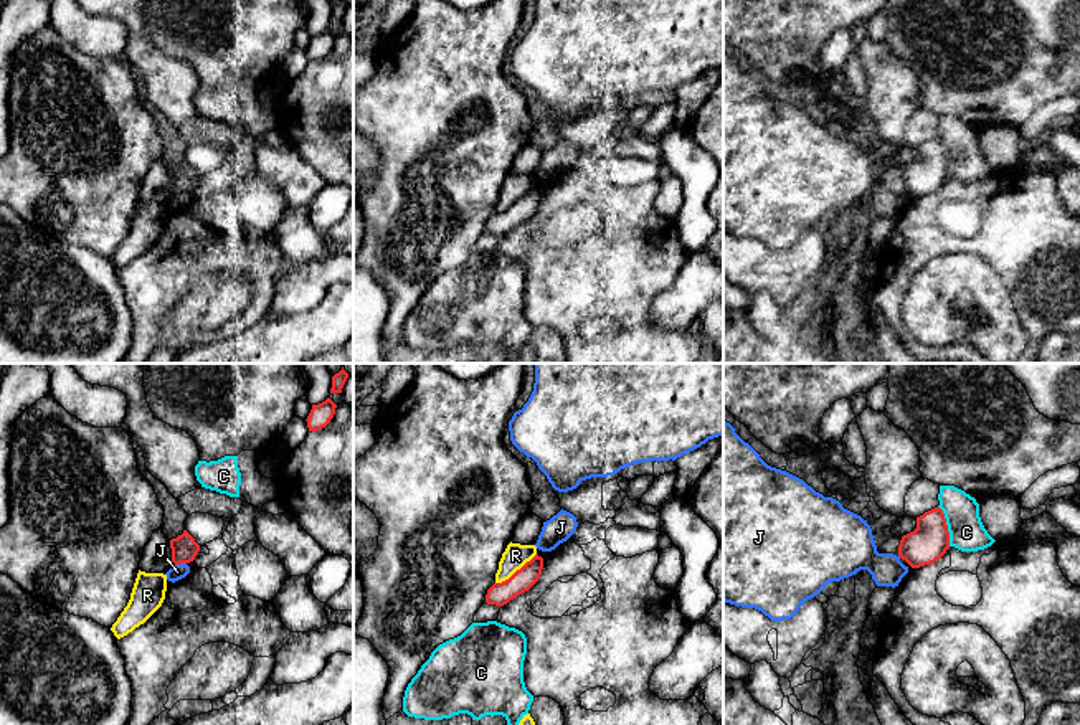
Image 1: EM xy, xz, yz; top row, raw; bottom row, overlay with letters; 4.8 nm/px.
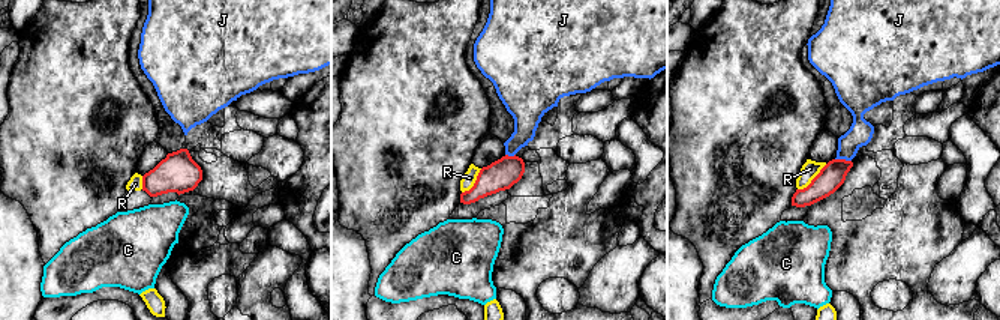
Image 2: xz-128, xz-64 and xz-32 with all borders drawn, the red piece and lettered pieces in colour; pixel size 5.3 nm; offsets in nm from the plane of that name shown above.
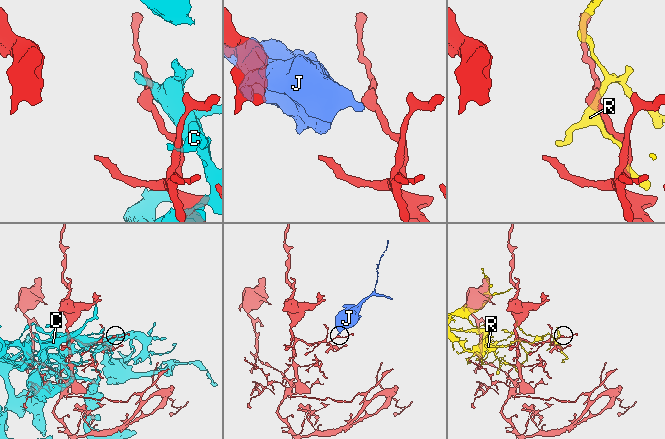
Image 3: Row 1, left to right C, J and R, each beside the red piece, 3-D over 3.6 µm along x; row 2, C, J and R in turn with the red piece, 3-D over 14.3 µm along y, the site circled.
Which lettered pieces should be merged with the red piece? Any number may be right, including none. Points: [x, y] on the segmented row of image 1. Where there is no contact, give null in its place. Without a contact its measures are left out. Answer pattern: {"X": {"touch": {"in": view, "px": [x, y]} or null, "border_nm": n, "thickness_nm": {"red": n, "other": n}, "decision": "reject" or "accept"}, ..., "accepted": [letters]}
{"C": {"touch": {"in": "yz", "px": [947, 525]}, "border_nm": 200, "thickness_nm": {"red": 190, "other": 180}, "decision": "reject"}, "J": {"touch": {"in": "xy", "px": [179, 563]}, "border_nm": 70, "thickness_nm": {"red": 130, "other": 80}, "decision": "reject"}, "R": {"touch": {"in": "xz", "px": [517, 570]}, "border_nm": 240, "thickness_nm": {"red": 110, "other": 120}, "decision": "reject"}, "accepted": []}

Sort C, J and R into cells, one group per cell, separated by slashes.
C / J / R

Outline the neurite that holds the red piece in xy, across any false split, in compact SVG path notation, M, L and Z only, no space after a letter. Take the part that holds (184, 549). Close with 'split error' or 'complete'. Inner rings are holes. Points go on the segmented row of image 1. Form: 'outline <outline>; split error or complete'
outline M183 530L182 535L170 540L172 548L172 565L190 563L195 560L197 553L200 552L200 545L195 538Z; complete

